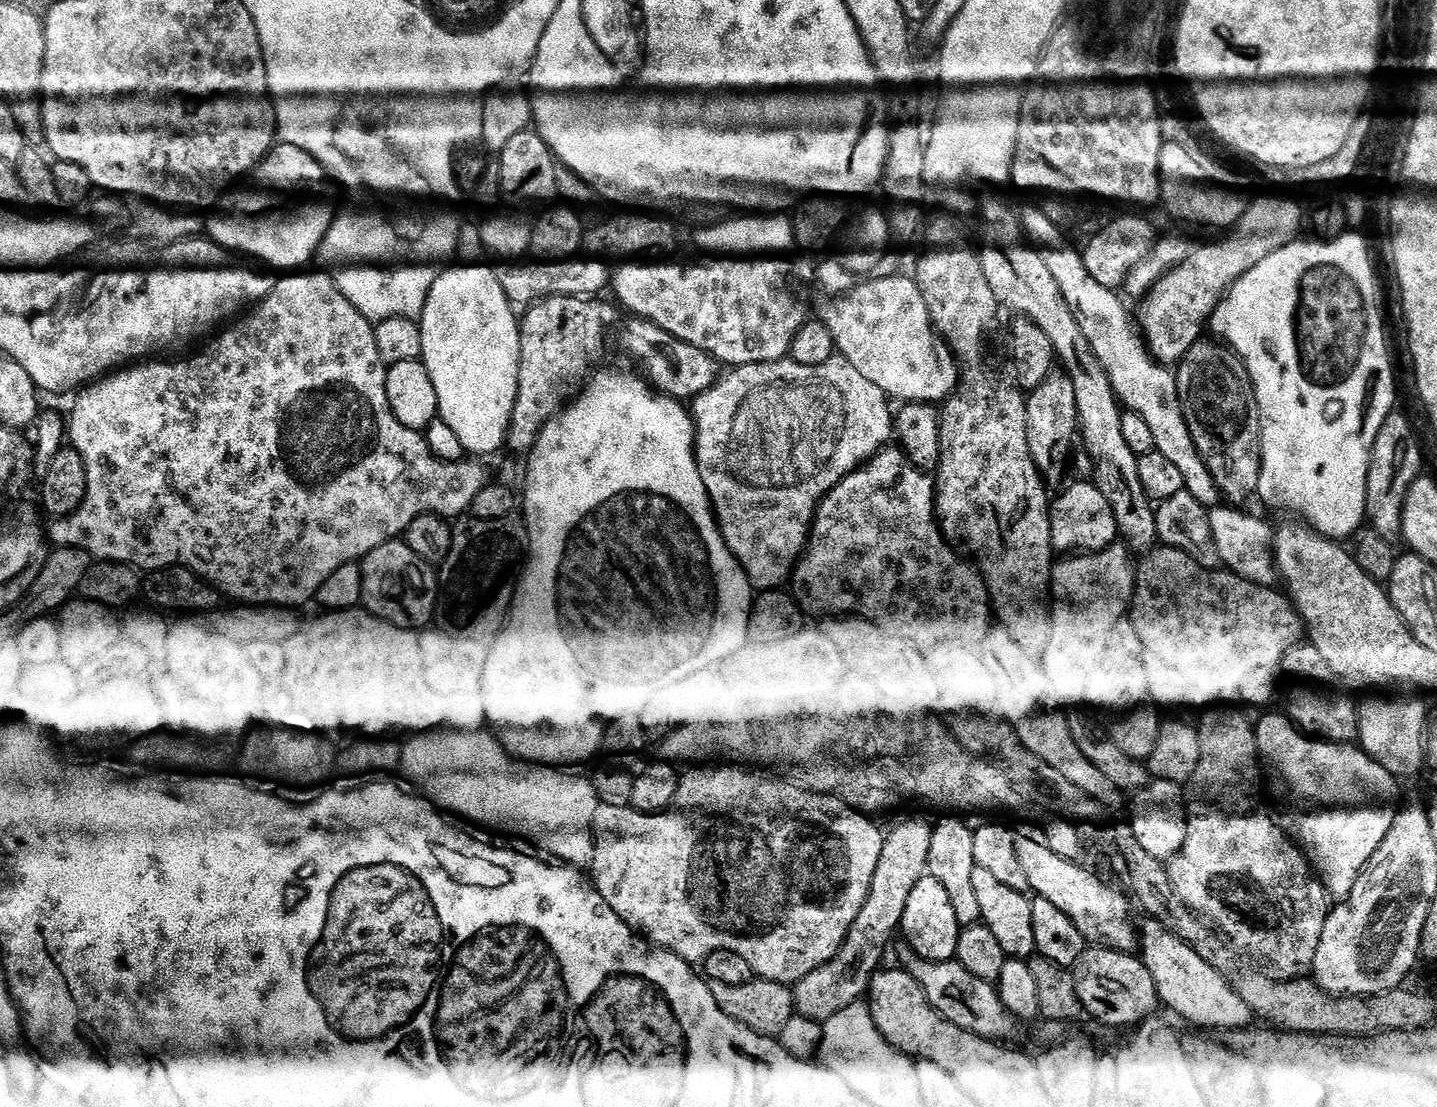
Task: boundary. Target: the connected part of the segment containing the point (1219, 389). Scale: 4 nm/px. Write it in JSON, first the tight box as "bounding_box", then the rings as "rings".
{"bounding_box":[1175,339,1262,506],"rings":[[[1201,339],[1178,362],[1175,369],[1176,385],[1180,395],[1180,405],[1194,438],[1194,446],[1210,470],[1214,482],[1220,487],[1220,495],[1229,505],[1244,506],[1251,496],[1260,490],[1260,471],[1262,470],[1262,438],[1260,437],[1260,407],[1248,367],[1231,348],[1211,339]]]}

